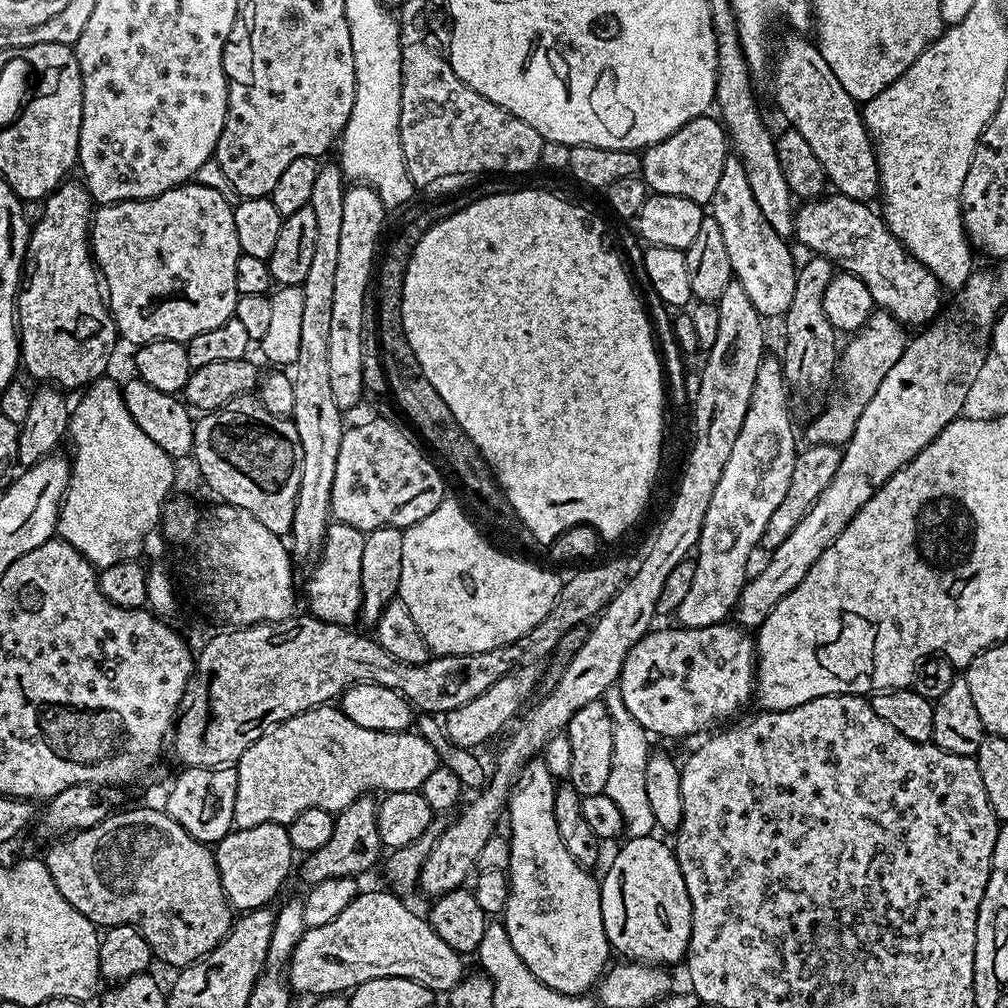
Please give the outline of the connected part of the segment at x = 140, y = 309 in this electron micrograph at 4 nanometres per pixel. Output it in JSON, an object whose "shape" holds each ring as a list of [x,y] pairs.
{"shape":[[[195,182],[179,184],[177,188],[166,190],[149,200],[127,200],[117,204],[105,204],[95,209],[90,229],[90,247],[92,258],[102,277],[102,288],[106,293],[106,303],[112,313],[112,321],[116,324],[117,333],[124,336],[132,346],[149,344],[155,340],[179,340],[187,342],[194,334],[206,334],[206,330],[214,330],[236,314],[238,293],[234,282],[234,266],[238,266],[238,258],[242,255],[238,246],[238,230],[234,230],[234,205],[226,202],[218,190],[210,190],[210,186],[202,186]]]}

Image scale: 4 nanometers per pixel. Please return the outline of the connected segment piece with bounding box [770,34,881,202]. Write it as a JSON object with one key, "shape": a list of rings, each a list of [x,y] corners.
{"shape":[[[788,34],[788,37],[780,44],[780,49],[775,49],[774,59],[770,64],[772,72],[772,88],[776,91],[776,104],[780,107],[782,115],[788,119],[787,123],[814,150],[818,157],[818,162],[822,162],[822,170],[827,183],[832,184],[839,195],[846,198],[854,198],[865,202],[872,202],[881,195],[880,190],[880,167],[876,165],[876,149],[872,142],[872,137],[868,135],[868,127],[864,125],[861,105],[850,94],[846,94],[846,89],[838,83],[838,77],[834,75],[834,70],[830,70],[830,65],[826,58],[822,58],[819,48],[811,39],[800,34]]]}

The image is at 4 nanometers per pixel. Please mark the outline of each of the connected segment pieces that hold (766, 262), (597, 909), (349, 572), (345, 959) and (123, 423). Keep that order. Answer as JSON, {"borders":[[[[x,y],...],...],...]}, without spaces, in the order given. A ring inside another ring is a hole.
{"borders":[[[[729,154],[722,166],[722,178],[718,178],[718,187],[714,189],[710,214],[722,230],[726,250],[730,253],[735,283],[746,290],[747,297],[750,302],[754,302],[754,310],[758,310],[760,316],[783,318],[794,299],[798,260],[792,257],[792,252],[788,249],[789,241],[774,234],[774,226],[762,218],[762,210],[758,210],[758,202],[754,202],[754,194],[750,194],[746,170],[734,154]]],[[[533,758],[524,765],[524,771],[516,777],[516,783],[508,797],[506,805],[506,824],[512,827],[512,845],[508,848],[508,866],[506,873],[508,877],[508,900],[505,902],[505,908],[502,913],[502,923],[506,934],[510,934],[510,942],[514,945],[514,950],[518,950],[518,958],[526,962],[530,974],[538,978],[546,986],[550,986],[555,992],[561,992],[567,996],[582,996],[591,993],[599,985],[606,969],[609,967],[608,952],[610,945],[606,938],[606,930],[602,922],[602,902],[600,901],[600,880],[592,877],[593,873],[584,868],[574,858],[570,858],[570,850],[562,846],[562,838],[558,834],[558,822],[554,822],[554,798],[556,797],[557,781],[546,770],[543,759]]],[[[329,523],[312,577],[308,580],[308,608],[311,615],[331,624],[352,626],[360,620],[362,602],[362,546],[365,533],[354,526]]],[[[391,890],[385,892],[361,891],[356,899],[334,918],[334,922],[326,922],[326,926],[309,928],[293,950],[292,958],[287,964],[286,977],[293,993],[305,992],[311,998],[344,994],[359,986],[362,982],[374,978],[410,978],[422,986],[429,988],[433,994],[446,994],[455,984],[460,982],[461,953],[456,952],[428,925],[427,919],[416,912],[411,912],[403,904],[401,897]]],[[[105,374],[93,384],[87,385],[83,389],[80,401],[75,401],[74,407],[71,409],[68,418],[68,434],[67,439],[72,440],[72,452],[70,451],[70,463],[72,466],[72,477],[68,483],[68,493],[64,496],[64,503],[60,506],[60,520],[56,523],[56,531],[59,539],[70,542],[70,546],[74,546],[74,550],[78,550],[88,561],[92,567],[99,570],[106,566],[114,566],[114,562],[122,562],[123,560],[137,559],[144,548],[144,539],[152,532],[152,527],[159,525],[162,520],[162,513],[166,501],[169,499],[170,493],[173,491],[172,483],[176,480],[176,468],[172,457],[166,454],[166,450],[162,450],[162,446],[158,446],[158,442],[146,438],[142,426],[138,426],[138,422],[134,422],[134,418],[130,414],[130,410],[124,401],[124,393],[119,383],[115,384],[111,380],[111,375]]]]}

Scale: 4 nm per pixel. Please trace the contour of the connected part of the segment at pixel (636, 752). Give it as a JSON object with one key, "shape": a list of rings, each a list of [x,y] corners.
{"shape":[[[612,685],[610,690],[606,690],[602,702],[607,706],[611,716],[611,725],[614,726],[613,761],[603,793],[618,806],[619,814],[624,820],[625,833],[630,838],[653,835],[656,823],[646,791],[646,762],[652,750],[648,742],[650,741],[649,733],[626,709],[619,685]]]}

